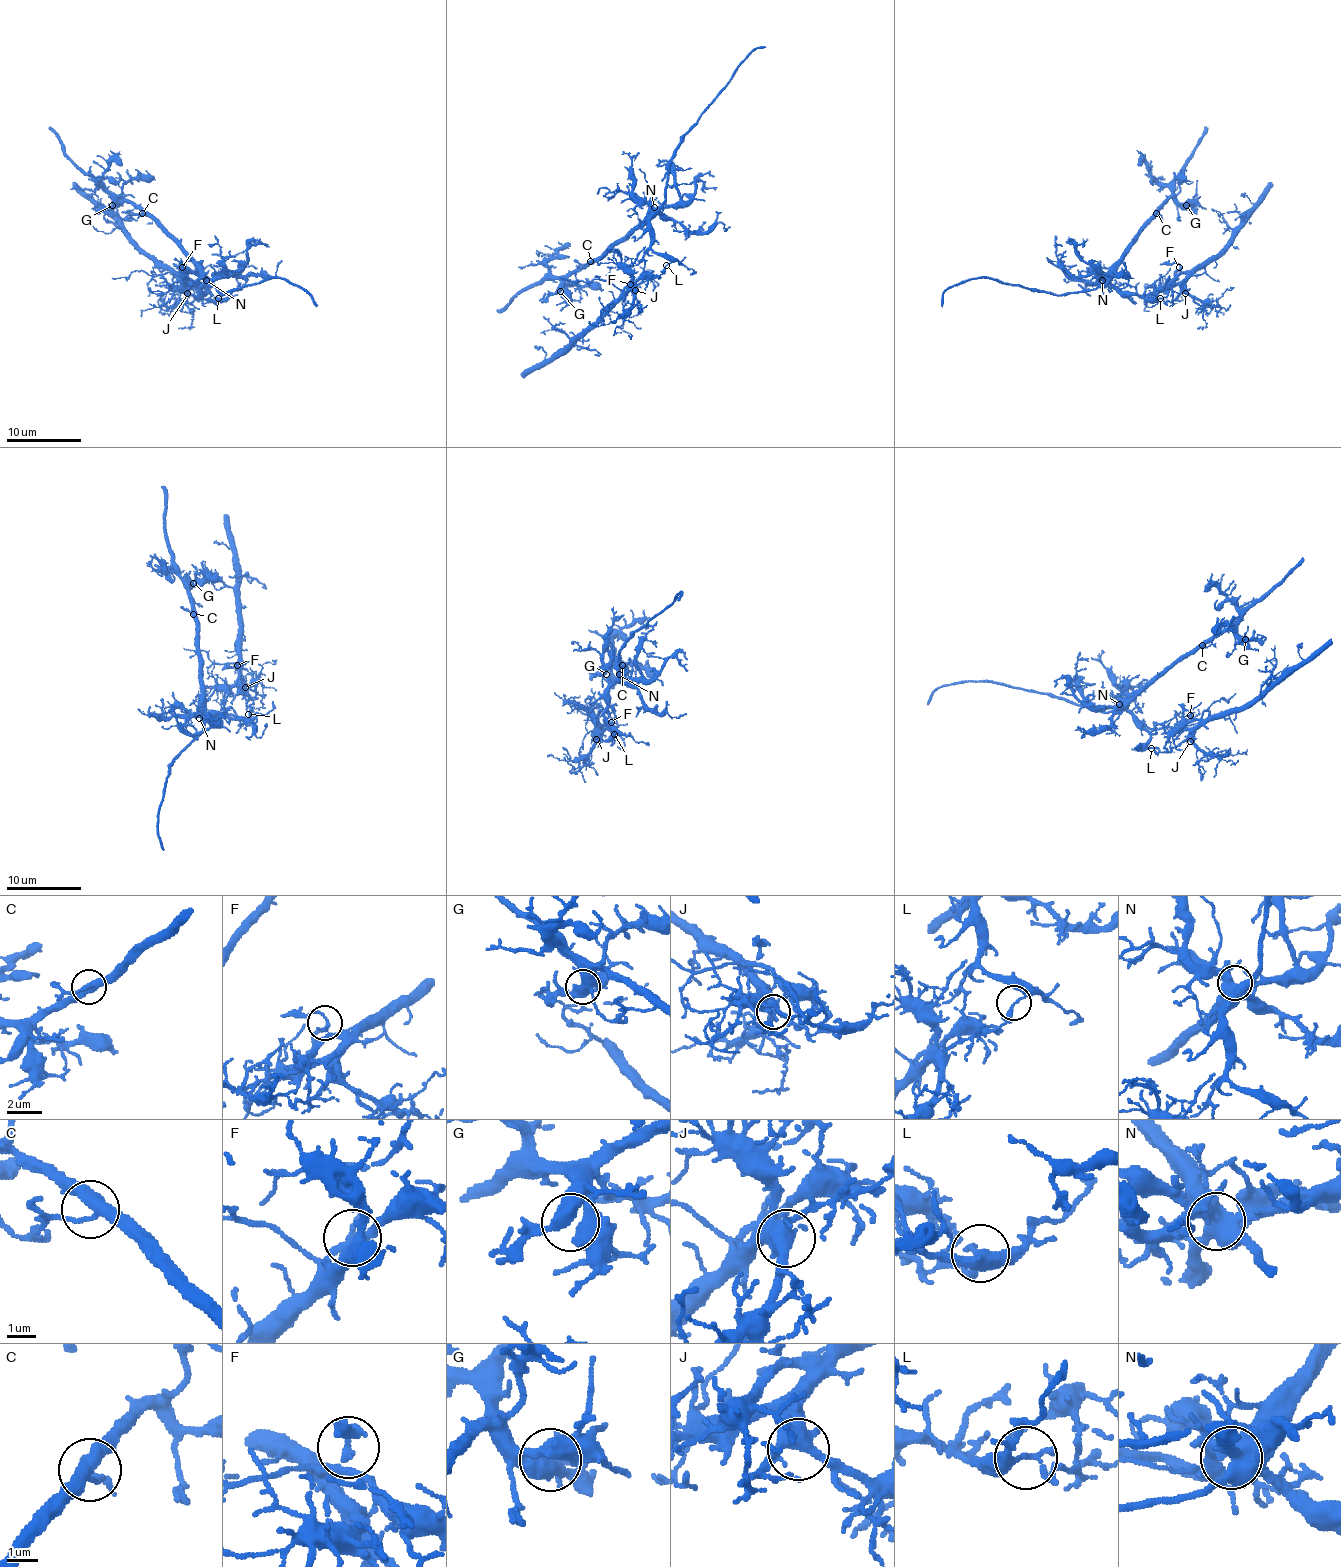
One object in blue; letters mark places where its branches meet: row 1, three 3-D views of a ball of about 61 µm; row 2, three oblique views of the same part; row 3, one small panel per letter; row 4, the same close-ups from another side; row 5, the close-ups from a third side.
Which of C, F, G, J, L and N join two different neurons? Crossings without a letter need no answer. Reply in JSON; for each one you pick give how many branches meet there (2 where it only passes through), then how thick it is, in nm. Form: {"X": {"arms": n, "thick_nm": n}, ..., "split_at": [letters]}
{"L": {"arms": 2, "thick_nm": 160}, "split_at": ["L"]}

